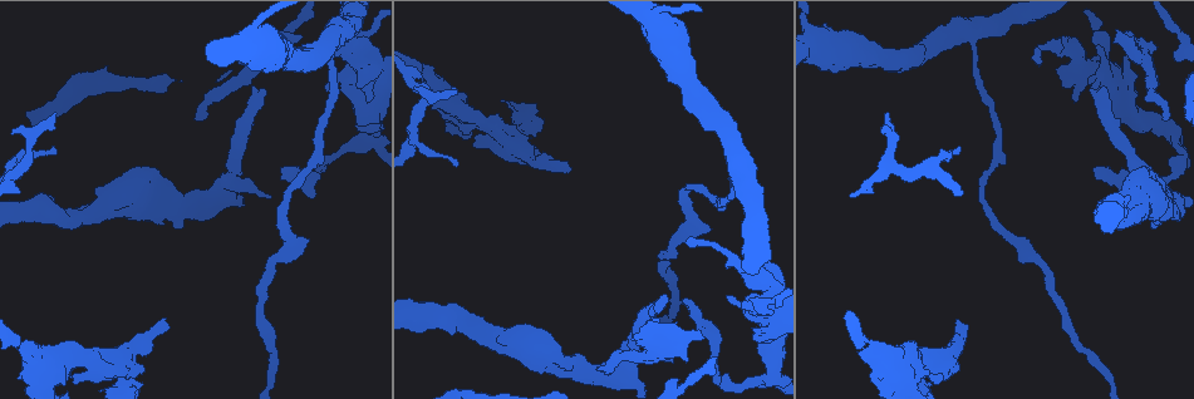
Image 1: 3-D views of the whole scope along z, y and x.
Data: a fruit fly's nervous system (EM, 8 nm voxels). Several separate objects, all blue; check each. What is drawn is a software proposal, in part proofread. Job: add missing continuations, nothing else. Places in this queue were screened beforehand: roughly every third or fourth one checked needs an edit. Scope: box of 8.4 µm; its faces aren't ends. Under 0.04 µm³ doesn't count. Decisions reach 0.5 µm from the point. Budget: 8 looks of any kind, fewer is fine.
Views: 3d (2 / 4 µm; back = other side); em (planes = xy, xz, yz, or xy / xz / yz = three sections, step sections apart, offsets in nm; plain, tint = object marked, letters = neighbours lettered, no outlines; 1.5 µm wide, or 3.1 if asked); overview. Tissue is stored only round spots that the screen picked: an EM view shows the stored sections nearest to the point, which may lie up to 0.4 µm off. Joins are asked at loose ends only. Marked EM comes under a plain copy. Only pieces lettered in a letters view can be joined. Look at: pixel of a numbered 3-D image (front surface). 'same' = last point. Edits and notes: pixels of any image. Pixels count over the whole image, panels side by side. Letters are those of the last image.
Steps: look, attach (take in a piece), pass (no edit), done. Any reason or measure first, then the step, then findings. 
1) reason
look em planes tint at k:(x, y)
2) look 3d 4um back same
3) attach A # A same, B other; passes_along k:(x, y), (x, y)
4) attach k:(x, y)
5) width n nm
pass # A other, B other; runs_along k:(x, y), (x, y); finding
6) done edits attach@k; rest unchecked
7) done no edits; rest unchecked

an open end
look 3d 2um at 1:(675, 321)

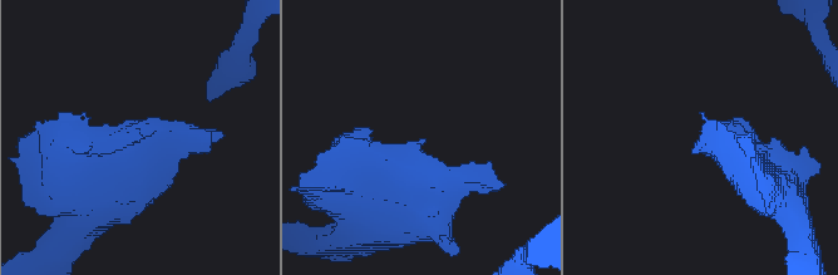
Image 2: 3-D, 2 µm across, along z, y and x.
need the tissue
look em planes tint at 2:(138, 135)

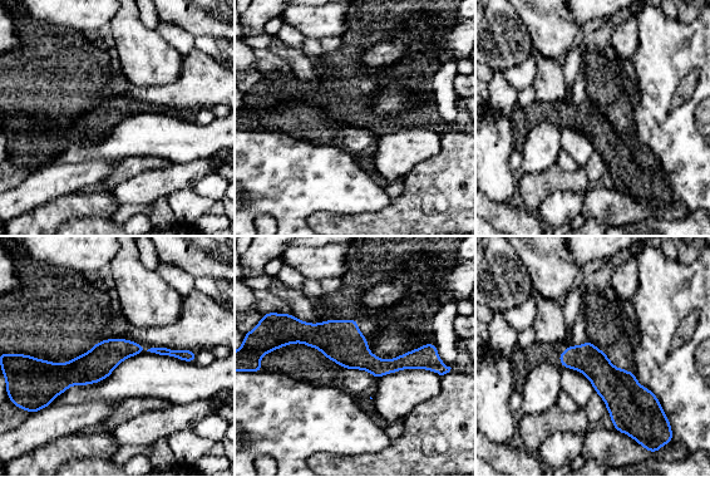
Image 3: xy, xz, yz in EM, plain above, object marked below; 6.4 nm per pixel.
look em planes letters same

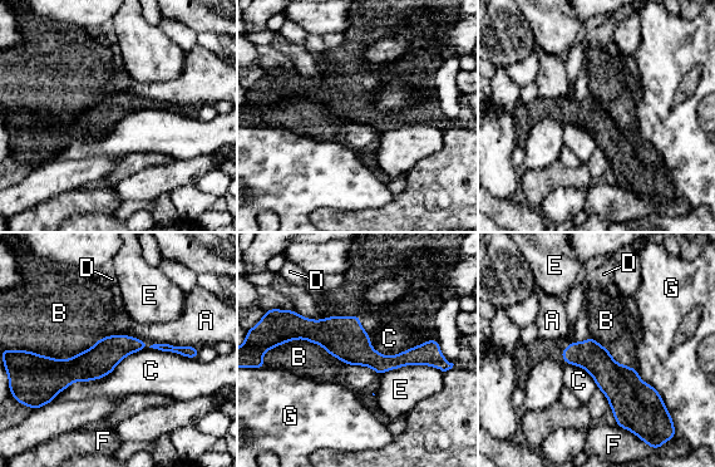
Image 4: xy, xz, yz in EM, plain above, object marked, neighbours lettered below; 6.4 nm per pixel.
width 190 nm
attach B # A other, B same, C other, D other, E other, F other, G other; passes_along 4:(48, 375), (79, 353), (65, 316); it goes on there

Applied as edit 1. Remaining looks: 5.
redraw
look overview

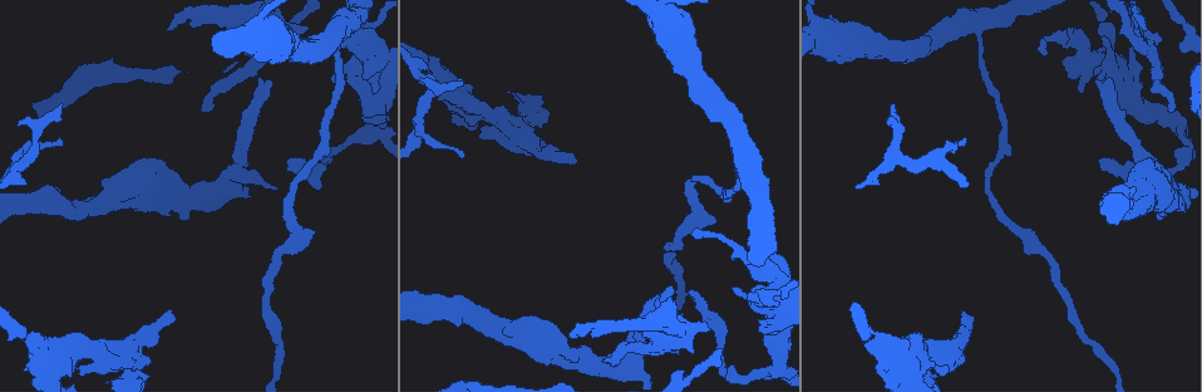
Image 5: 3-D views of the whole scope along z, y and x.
thin end
look em planes letters at 5:(1042, 54)

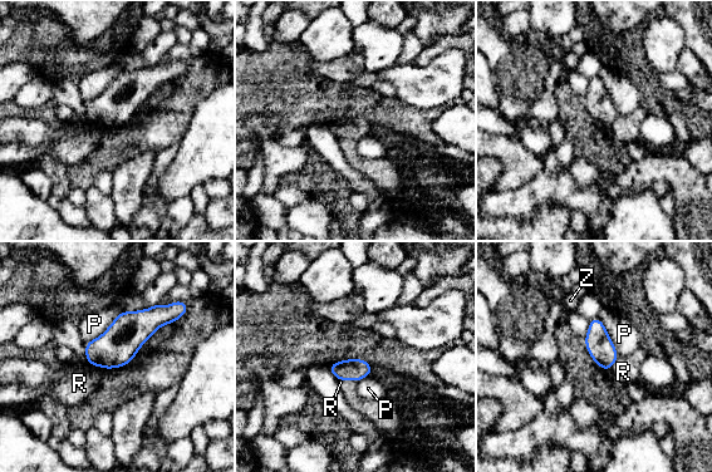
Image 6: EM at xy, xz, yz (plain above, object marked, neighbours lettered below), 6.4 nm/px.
pass # P other, R other, Z other; border 6:(338, 379), (352, 379), (356, 382); none of them fits

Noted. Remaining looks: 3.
branch stops here
look 3d 4um at 5:(894, 107)

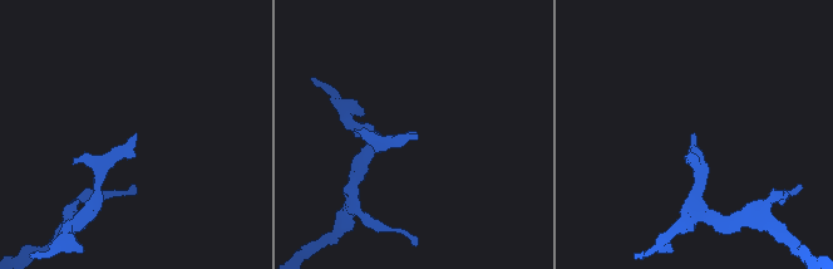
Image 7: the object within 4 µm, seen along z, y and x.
look em yz step 4 letters at 7:(418, 136)

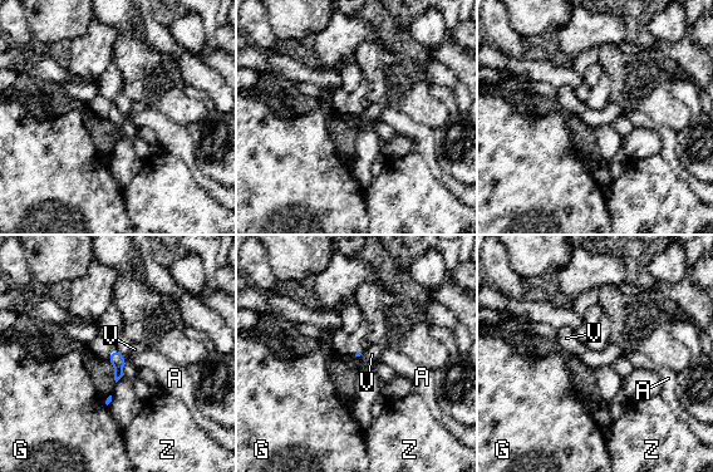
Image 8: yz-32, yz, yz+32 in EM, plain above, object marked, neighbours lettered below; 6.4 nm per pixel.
look em planes letters same

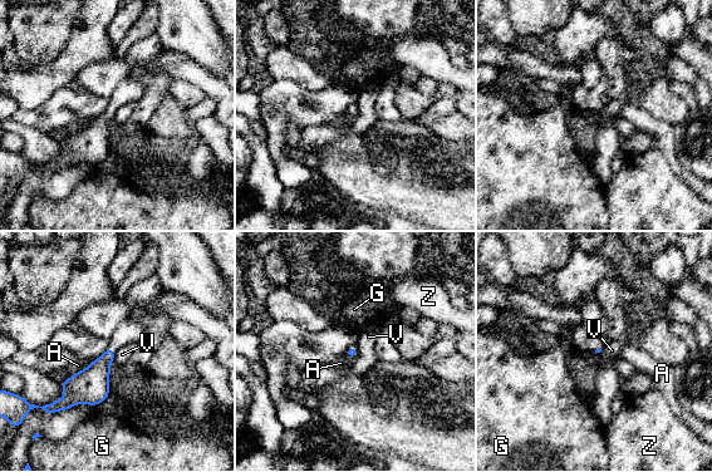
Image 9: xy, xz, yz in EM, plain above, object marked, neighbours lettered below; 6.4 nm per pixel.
pass # A other, G other, V other, Z other; border 9:(358, 350), (354, 359); none of them fits

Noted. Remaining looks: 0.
done edits attach@4; rest unchecked

